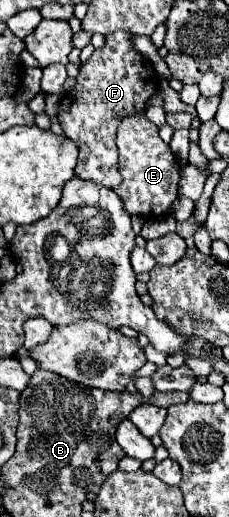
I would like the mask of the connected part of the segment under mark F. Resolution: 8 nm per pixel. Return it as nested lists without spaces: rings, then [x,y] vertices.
[[[115,30],[107,34],[105,44],[97,48],[85,64],[81,64],[75,90],[61,98],[57,110],[57,120],[65,136],[79,146],[75,176],[105,188],[115,188],[121,184],[115,146],[117,126],[125,116],[145,114],[149,98],[159,92],[159,76],[155,74],[151,62],[135,50],[131,38],[133,34],[129,30]]]

